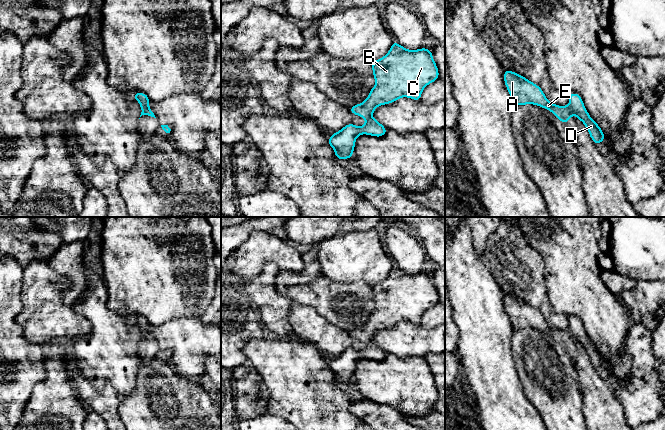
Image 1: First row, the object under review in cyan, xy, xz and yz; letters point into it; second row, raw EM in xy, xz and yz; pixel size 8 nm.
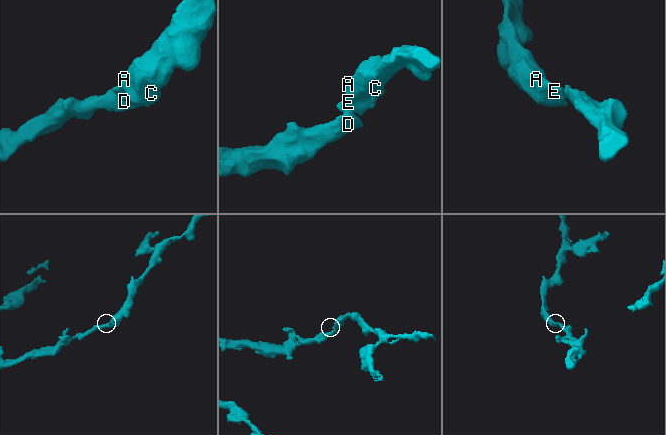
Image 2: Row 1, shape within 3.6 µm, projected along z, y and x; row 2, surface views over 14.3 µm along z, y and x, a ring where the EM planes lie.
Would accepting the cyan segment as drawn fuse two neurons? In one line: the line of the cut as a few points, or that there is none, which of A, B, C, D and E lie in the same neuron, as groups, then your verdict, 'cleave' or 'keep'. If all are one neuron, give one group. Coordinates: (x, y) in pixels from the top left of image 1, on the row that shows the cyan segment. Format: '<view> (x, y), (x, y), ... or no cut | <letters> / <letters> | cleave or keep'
no cut | A B C D E | keep

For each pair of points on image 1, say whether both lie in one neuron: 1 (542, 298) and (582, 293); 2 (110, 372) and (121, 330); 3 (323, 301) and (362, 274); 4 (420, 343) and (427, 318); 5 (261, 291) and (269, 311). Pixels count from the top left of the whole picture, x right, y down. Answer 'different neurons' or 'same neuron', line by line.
1: different neurons
2: same neuron
3: different neurons
4: different neurons
5: same neuron

